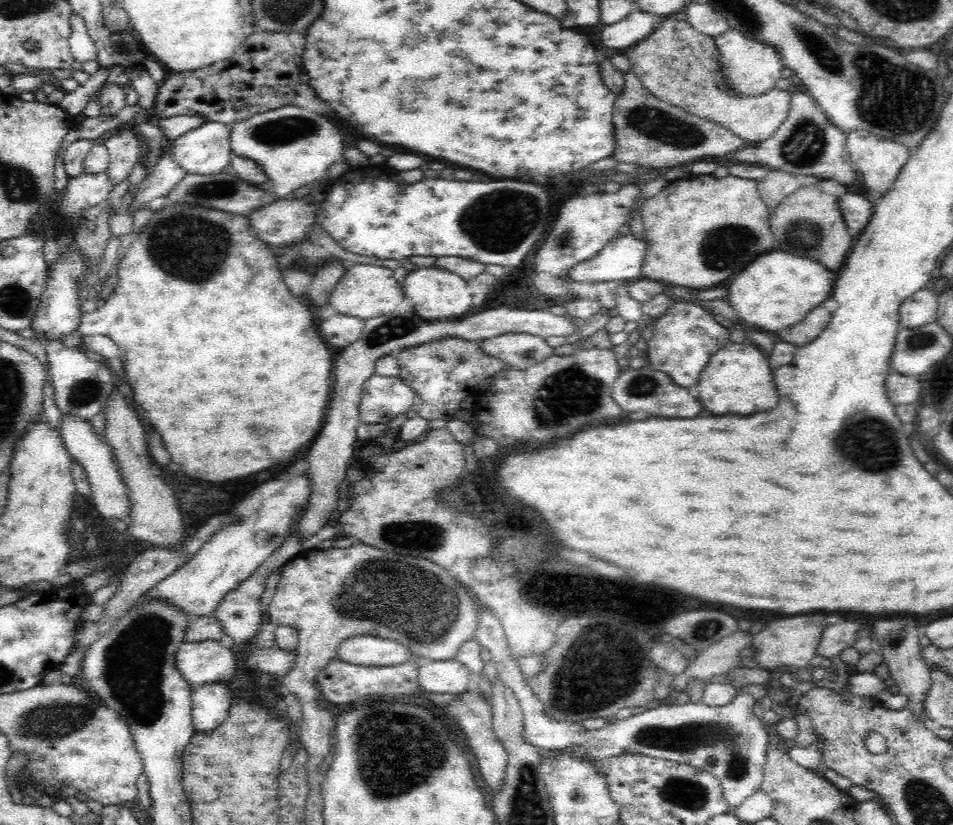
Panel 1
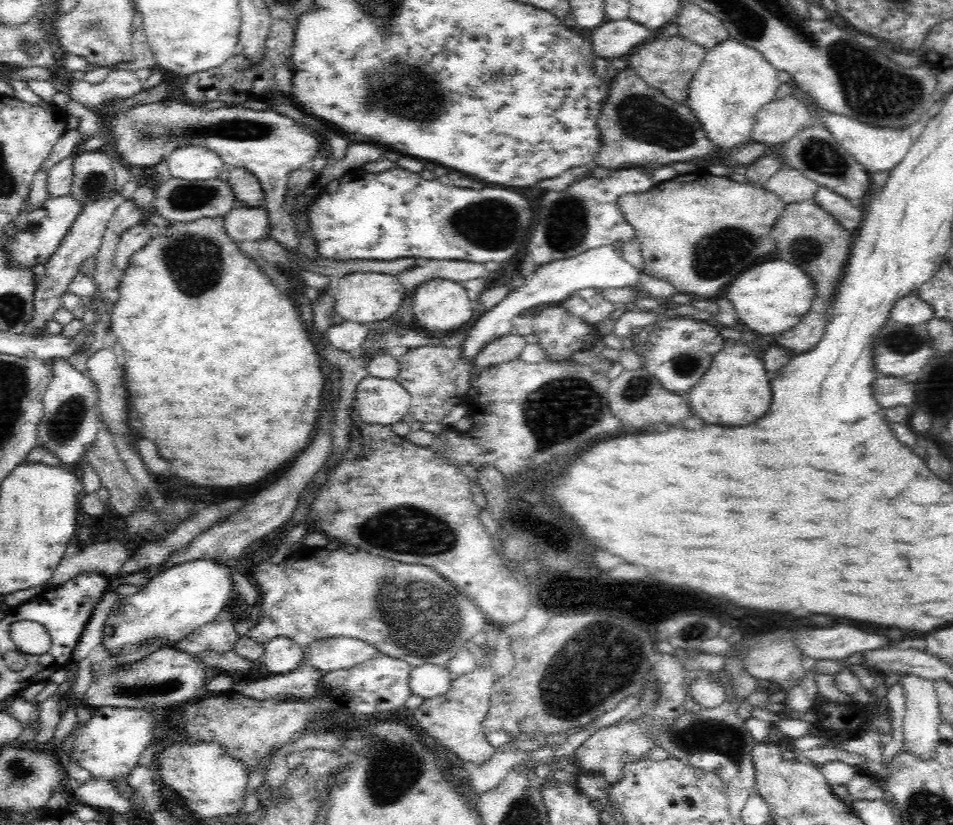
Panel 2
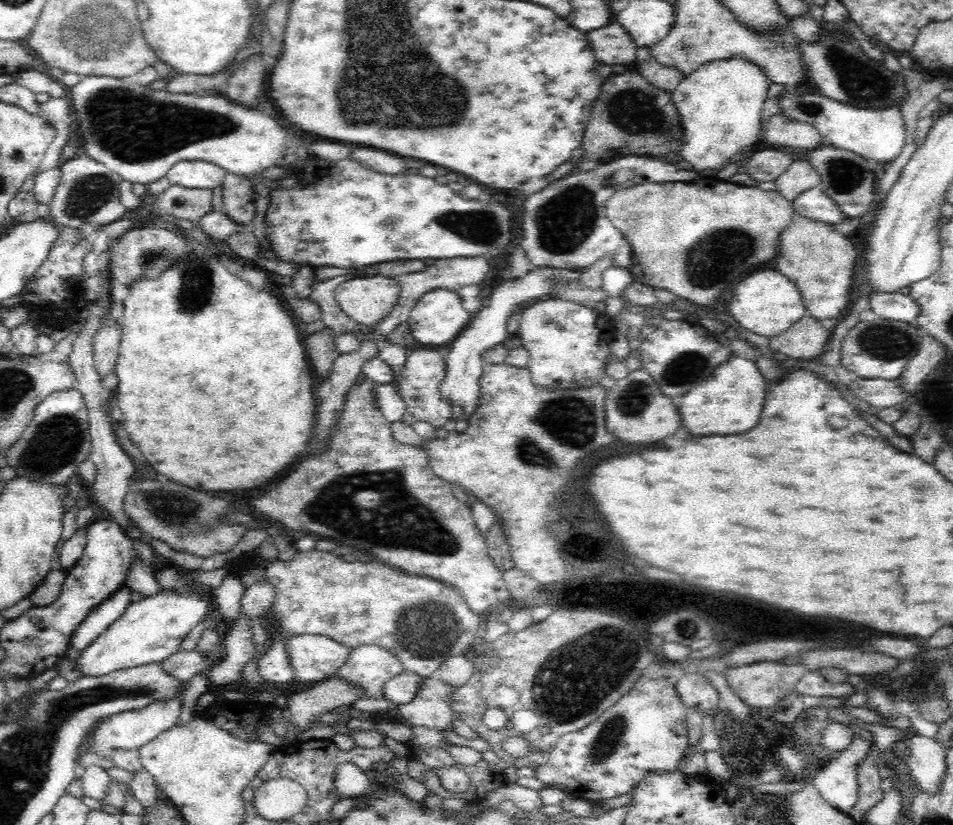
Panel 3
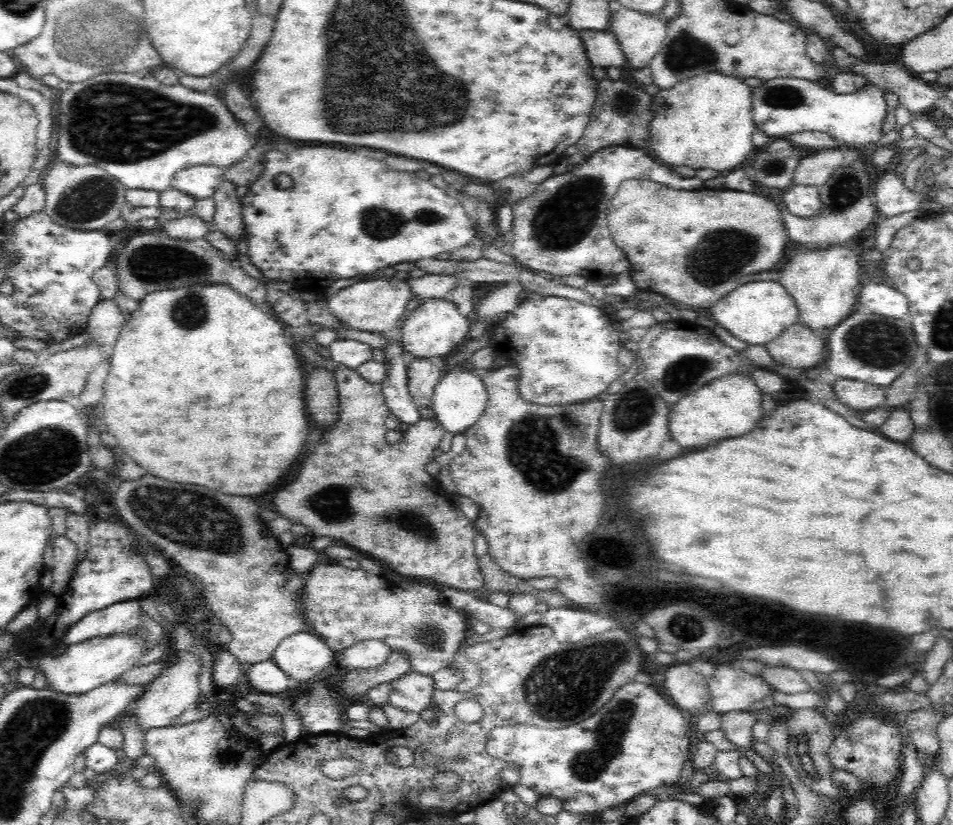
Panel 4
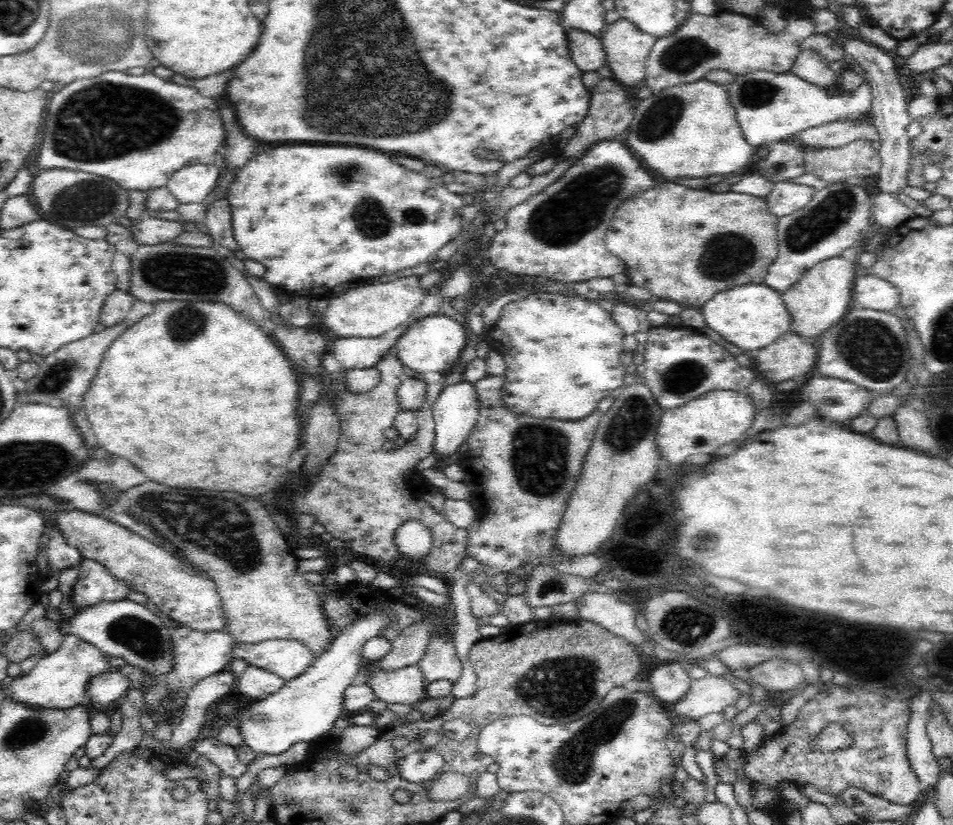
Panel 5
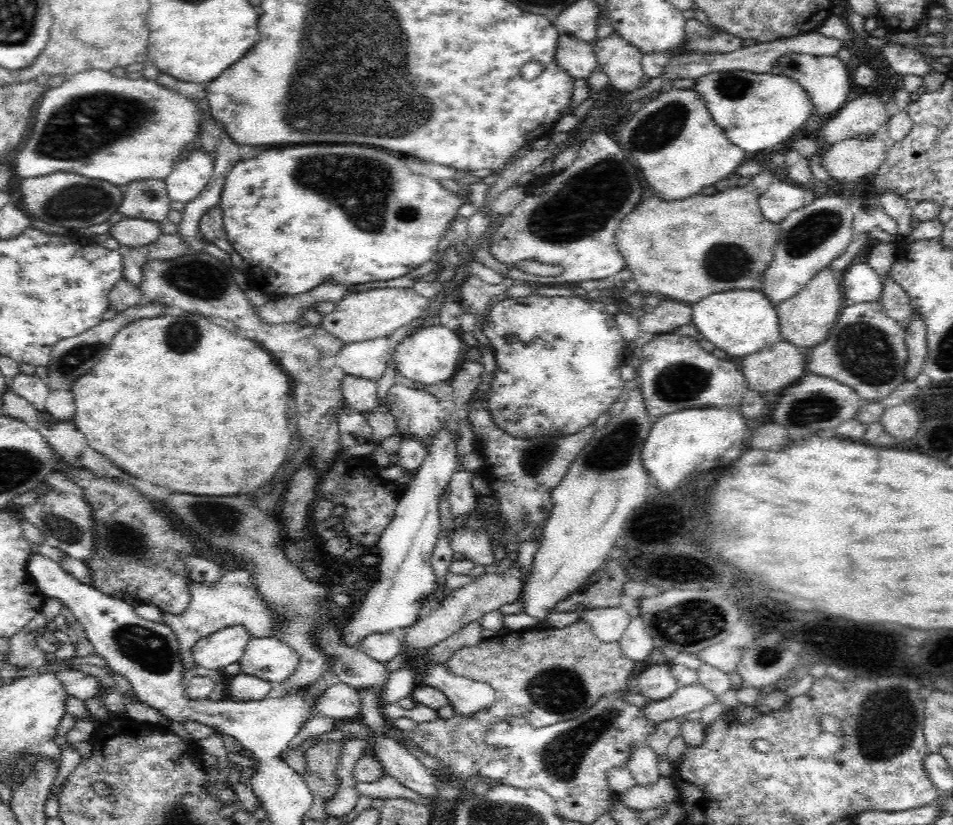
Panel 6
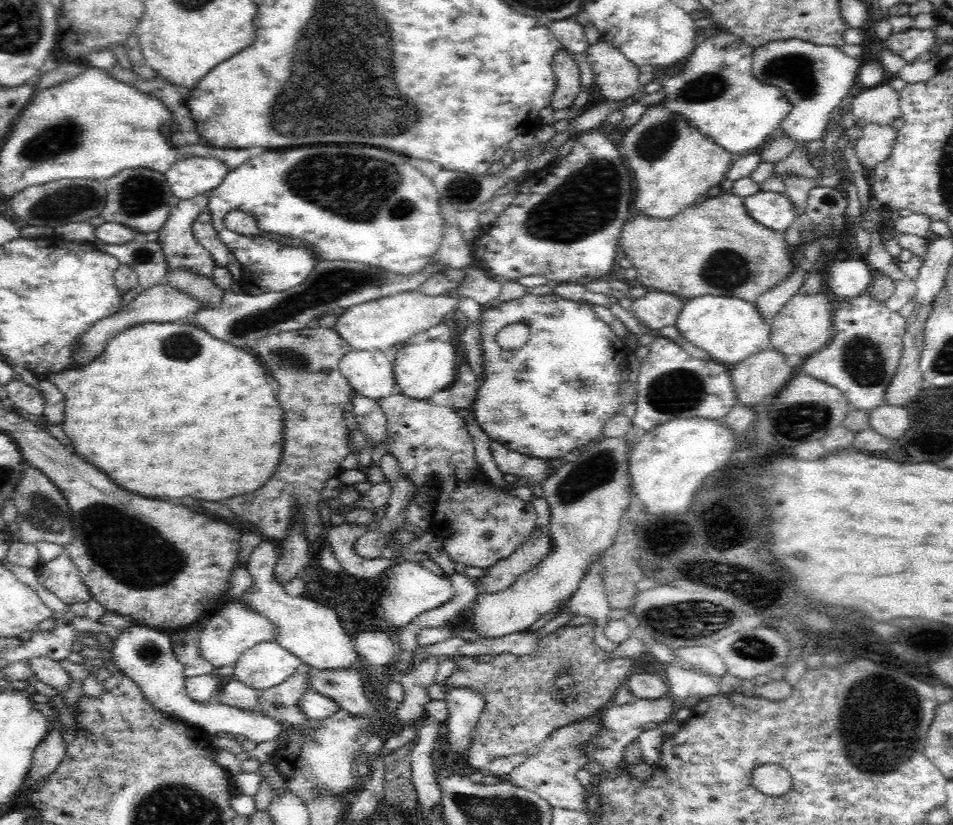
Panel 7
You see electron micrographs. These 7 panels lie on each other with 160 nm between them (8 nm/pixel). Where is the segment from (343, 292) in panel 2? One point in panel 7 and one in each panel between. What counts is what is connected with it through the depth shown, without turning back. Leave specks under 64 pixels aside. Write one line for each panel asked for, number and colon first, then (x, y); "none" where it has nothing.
3: (366, 300)
4: (378, 306)
5: (368, 311)
6: (359, 316)
7: (406, 316)

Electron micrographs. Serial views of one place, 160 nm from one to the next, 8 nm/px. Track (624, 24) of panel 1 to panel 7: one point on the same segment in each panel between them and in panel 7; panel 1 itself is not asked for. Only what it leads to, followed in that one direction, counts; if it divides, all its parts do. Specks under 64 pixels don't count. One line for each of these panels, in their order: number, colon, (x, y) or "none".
2: (613, 39)
3: (611, 44)
4: (602, 48)
5: (587, 50)
6: (576, 56)
7: (566, 70)

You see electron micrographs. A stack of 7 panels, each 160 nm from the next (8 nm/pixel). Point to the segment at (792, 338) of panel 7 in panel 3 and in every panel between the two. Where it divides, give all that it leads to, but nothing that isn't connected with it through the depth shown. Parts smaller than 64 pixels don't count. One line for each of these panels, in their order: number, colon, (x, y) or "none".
3: (818, 257)
4: (824, 282)
5: (822, 296)
6: (805, 320)

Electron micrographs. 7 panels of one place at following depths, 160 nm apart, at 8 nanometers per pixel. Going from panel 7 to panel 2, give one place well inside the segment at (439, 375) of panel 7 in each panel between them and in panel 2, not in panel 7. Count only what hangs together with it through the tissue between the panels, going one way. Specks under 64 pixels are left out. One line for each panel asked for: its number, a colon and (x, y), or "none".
2: (439, 304)
3: (438, 317)
4: (435, 328)
5: (431, 345)
6: (430, 354)

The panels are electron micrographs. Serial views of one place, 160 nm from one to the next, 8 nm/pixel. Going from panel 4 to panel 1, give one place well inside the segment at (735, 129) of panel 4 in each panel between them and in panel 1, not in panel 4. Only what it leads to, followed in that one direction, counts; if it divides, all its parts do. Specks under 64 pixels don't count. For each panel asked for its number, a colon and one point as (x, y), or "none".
1: (750, 67)
2: (734, 81)
3: (720, 104)

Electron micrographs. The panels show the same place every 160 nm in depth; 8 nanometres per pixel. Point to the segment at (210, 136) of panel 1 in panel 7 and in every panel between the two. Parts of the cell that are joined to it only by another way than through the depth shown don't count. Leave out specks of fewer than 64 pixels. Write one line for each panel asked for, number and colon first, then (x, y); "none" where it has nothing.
2: (191, 162)
3: (200, 174)
4: (201, 181)
5: (193, 183)
6: (191, 174)
7: (196, 175)

